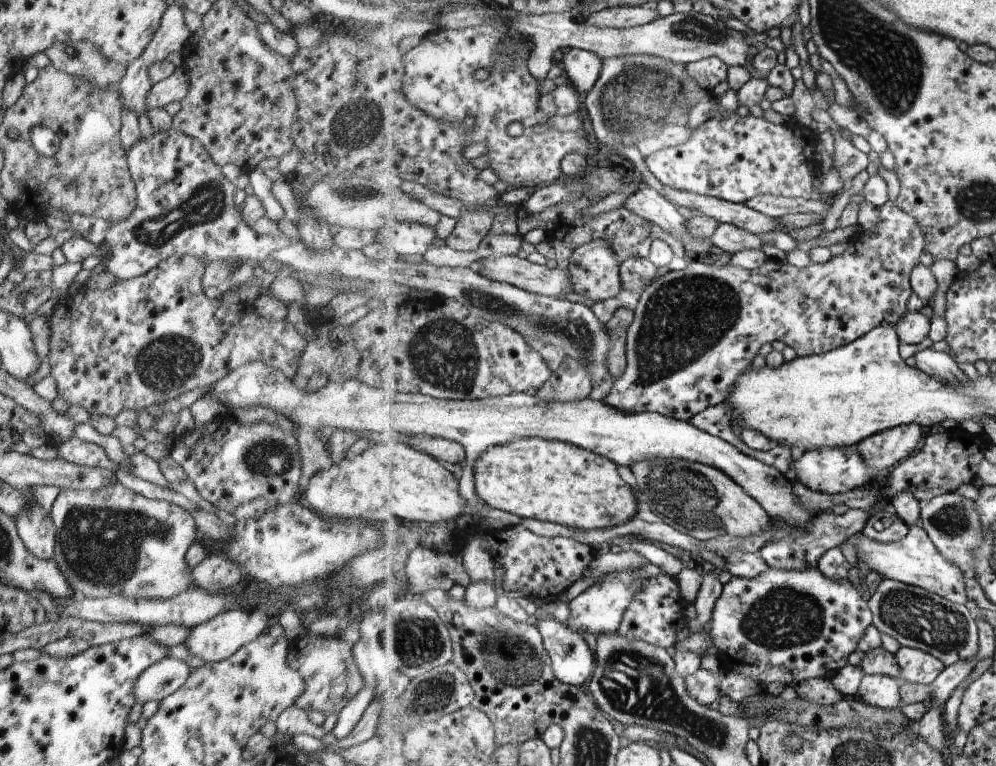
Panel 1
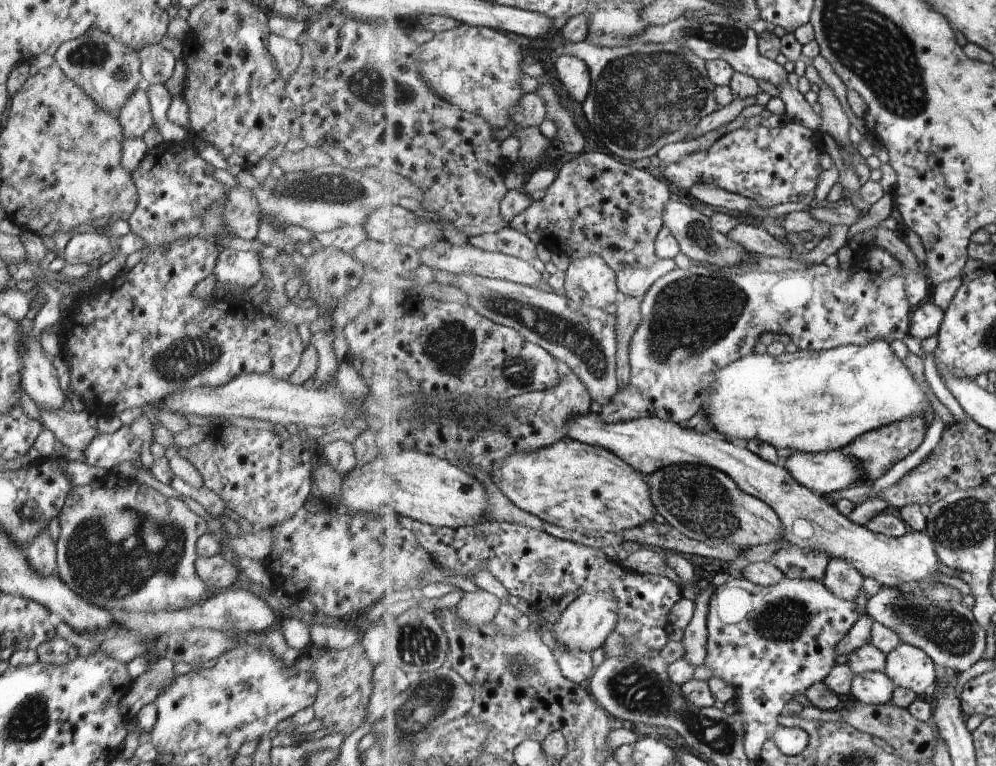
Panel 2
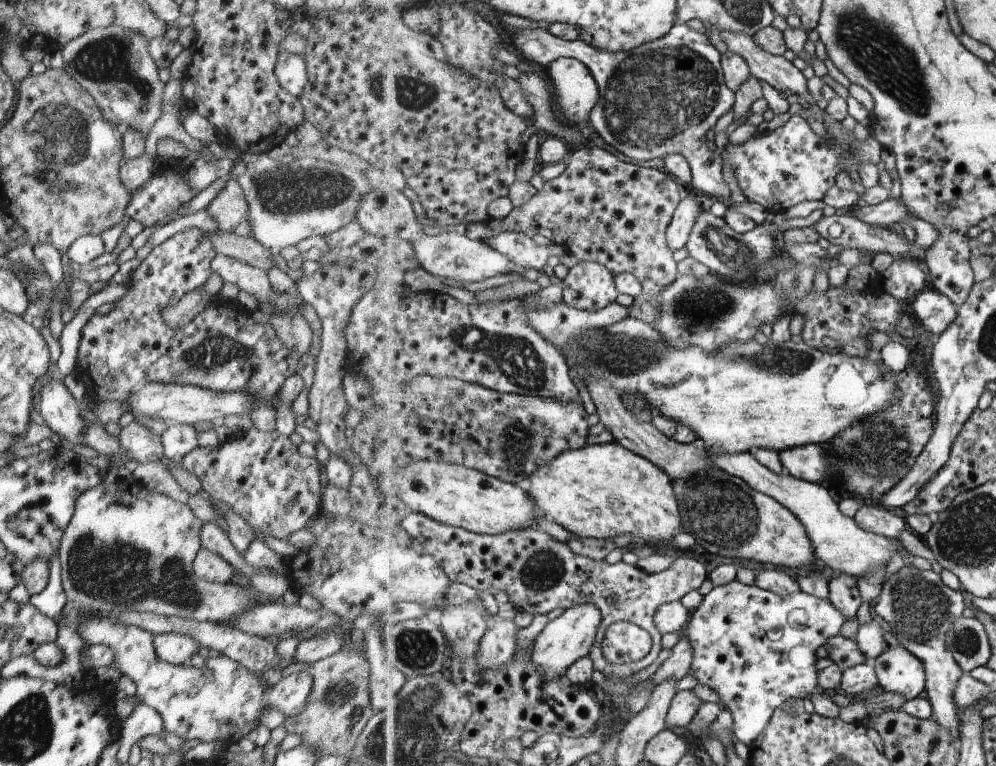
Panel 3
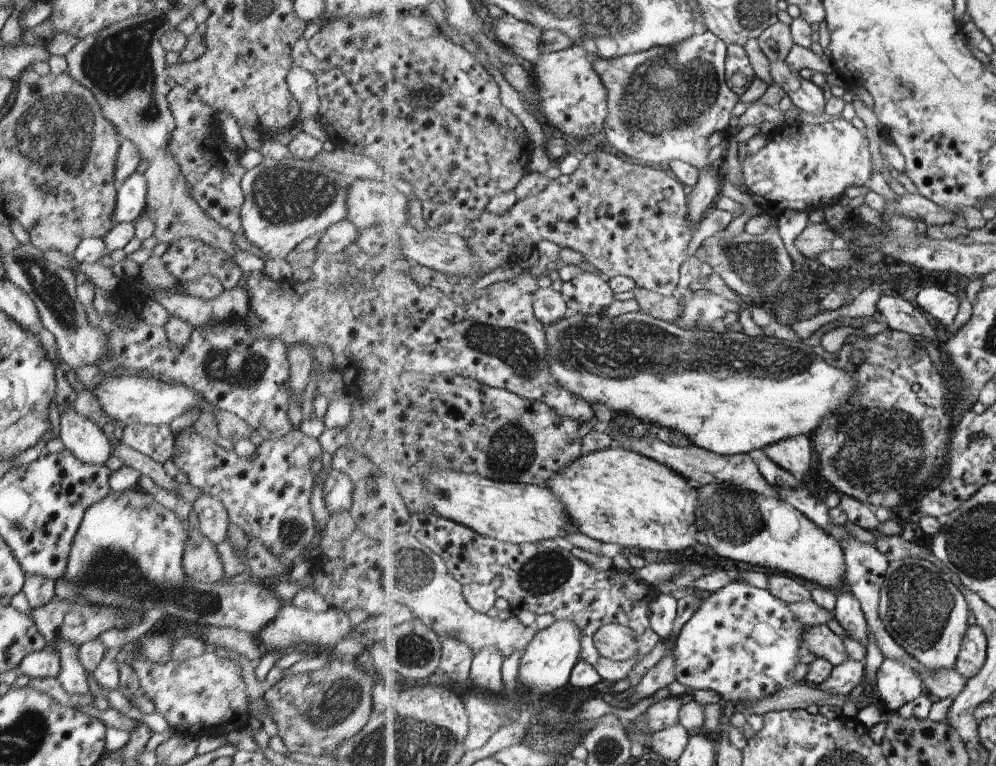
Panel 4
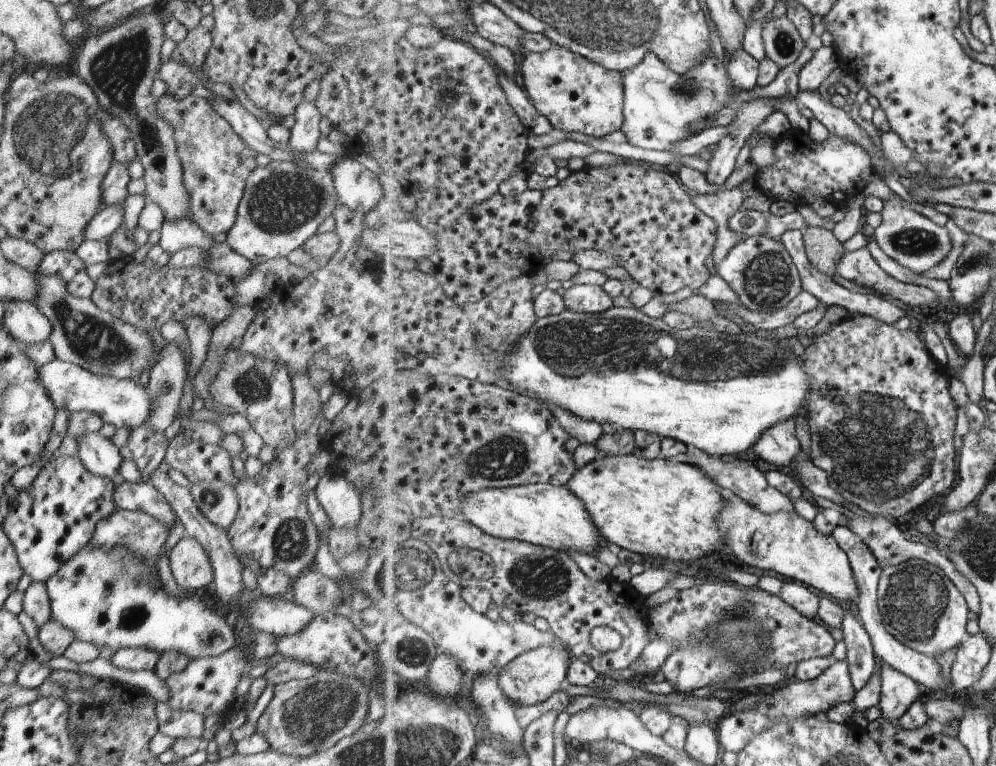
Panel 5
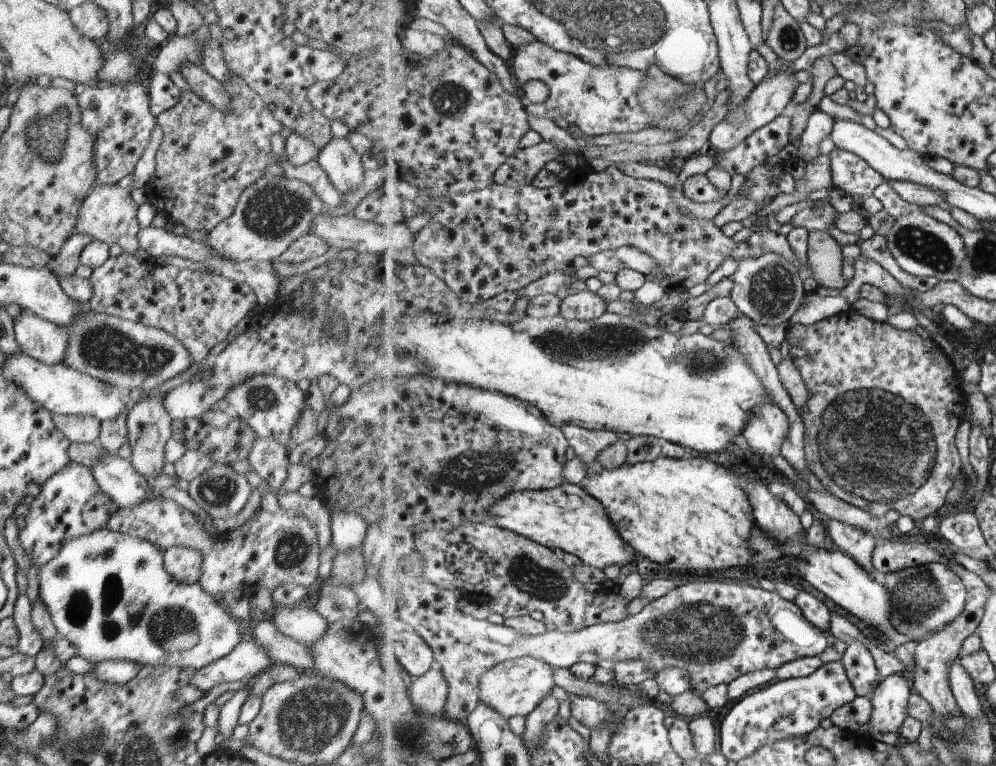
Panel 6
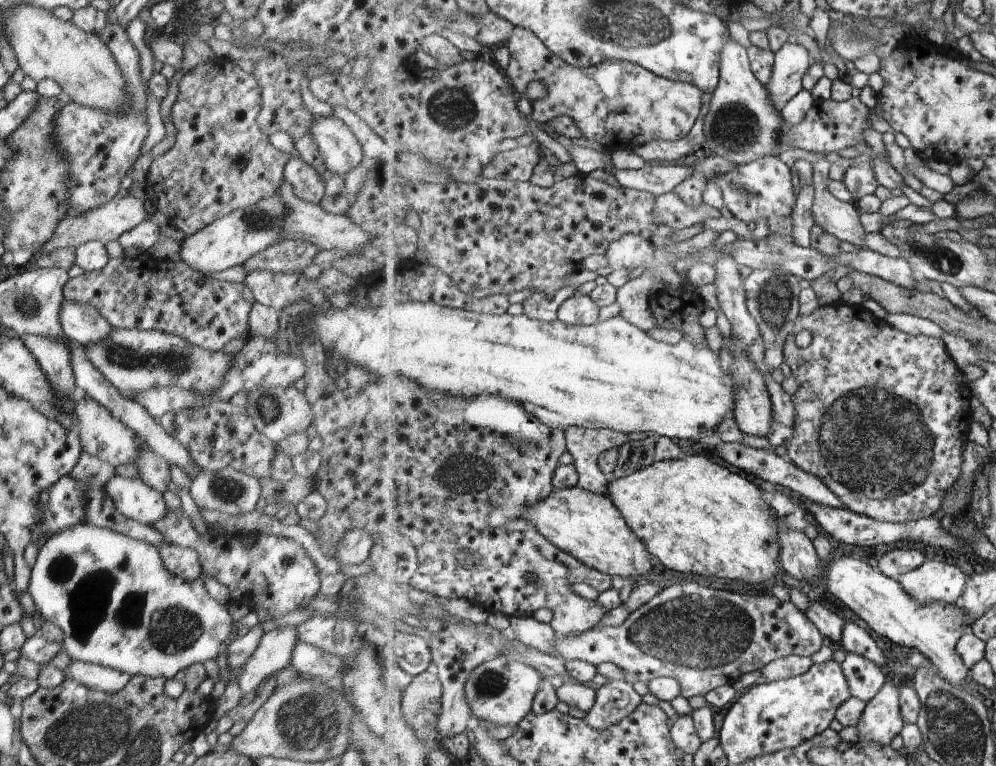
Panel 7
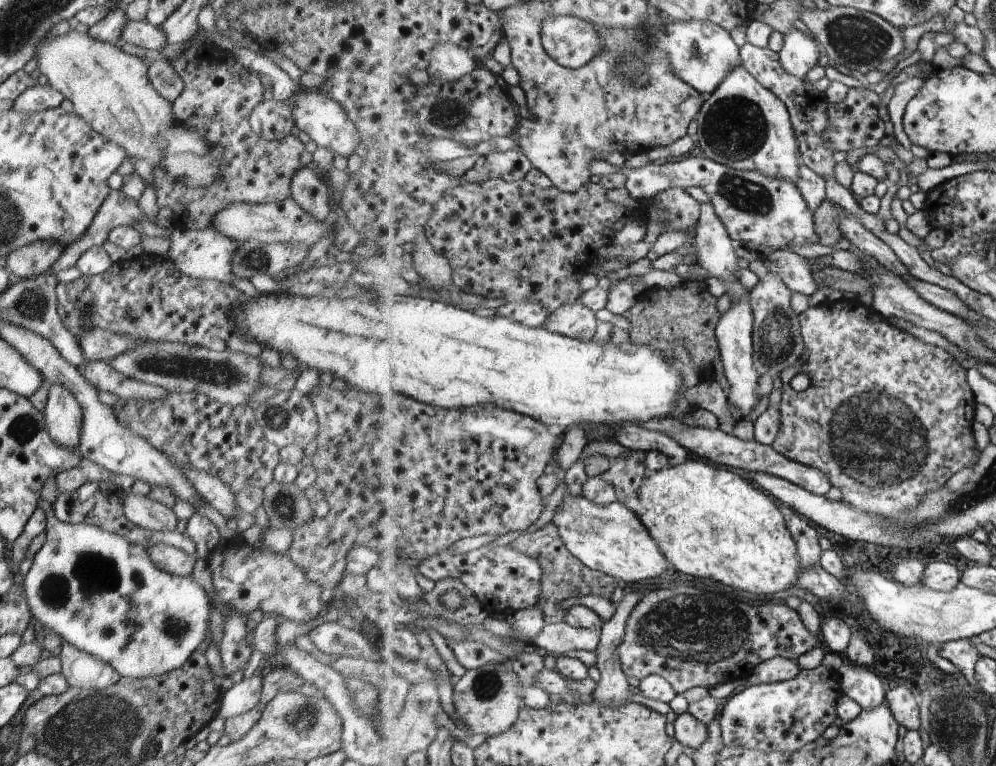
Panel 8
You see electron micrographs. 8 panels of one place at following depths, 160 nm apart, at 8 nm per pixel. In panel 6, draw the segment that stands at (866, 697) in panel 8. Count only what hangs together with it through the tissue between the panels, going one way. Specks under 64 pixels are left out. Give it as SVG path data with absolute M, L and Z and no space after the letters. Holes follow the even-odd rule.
M852 641L843 653L841 661L858 696L871 697L883 678L867 645L861 641Z

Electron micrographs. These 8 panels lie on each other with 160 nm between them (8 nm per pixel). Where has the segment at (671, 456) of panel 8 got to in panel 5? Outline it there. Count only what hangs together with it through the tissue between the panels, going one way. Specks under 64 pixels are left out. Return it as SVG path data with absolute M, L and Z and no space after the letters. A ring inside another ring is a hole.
M550 404L549 408L552 408L553 414L570 436L579 440L581 444L595 445L604 435L601 423L582 419L557 405Z

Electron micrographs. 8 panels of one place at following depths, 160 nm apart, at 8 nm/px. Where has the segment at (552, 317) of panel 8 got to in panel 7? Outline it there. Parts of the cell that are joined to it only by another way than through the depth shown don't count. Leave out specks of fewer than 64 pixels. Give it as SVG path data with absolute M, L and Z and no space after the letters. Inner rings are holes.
M577 292L561 305L558 319L569 326L591 326L599 320L599 307L591 296Z

